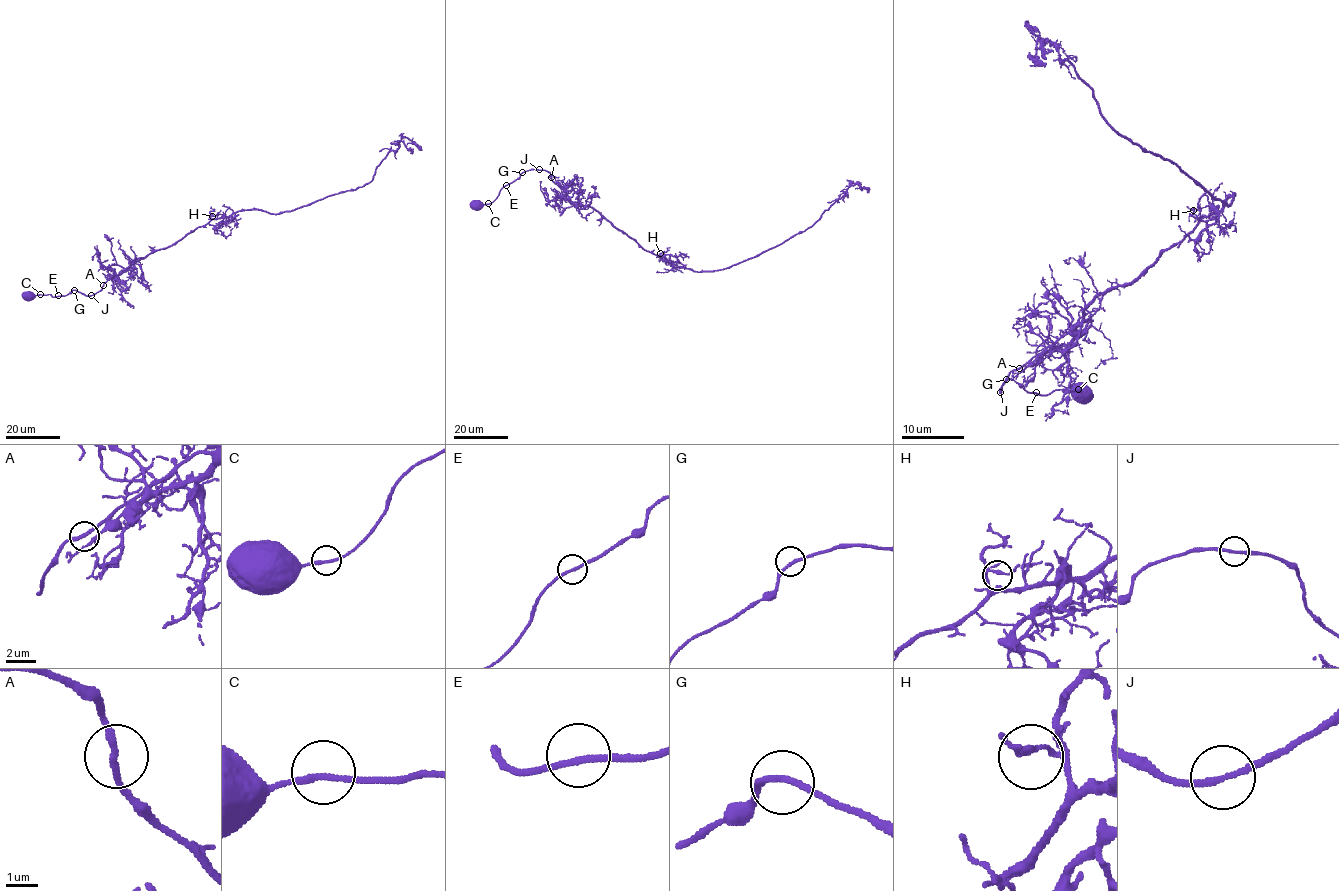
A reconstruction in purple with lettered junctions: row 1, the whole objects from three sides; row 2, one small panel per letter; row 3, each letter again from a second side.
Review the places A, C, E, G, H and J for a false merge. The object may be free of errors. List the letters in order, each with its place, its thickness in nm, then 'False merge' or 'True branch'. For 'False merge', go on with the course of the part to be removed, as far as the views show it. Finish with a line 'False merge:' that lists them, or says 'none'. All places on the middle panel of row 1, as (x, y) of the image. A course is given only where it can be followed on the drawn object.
A: Place: (551, 177). Thickness 220 nm. True branch
C: Place: (488, 203). Thickness 190 nm. True branch
E: Place: (506, 185). Thickness 180 nm. True branch
G: Place: (522, 172). Thickness 180 nm. True branch
H: Place: (660, 253). Thickness 150 nm. True branch
J: Place: (539, 169). Thickness 190 nm. True branch
False merge: none

